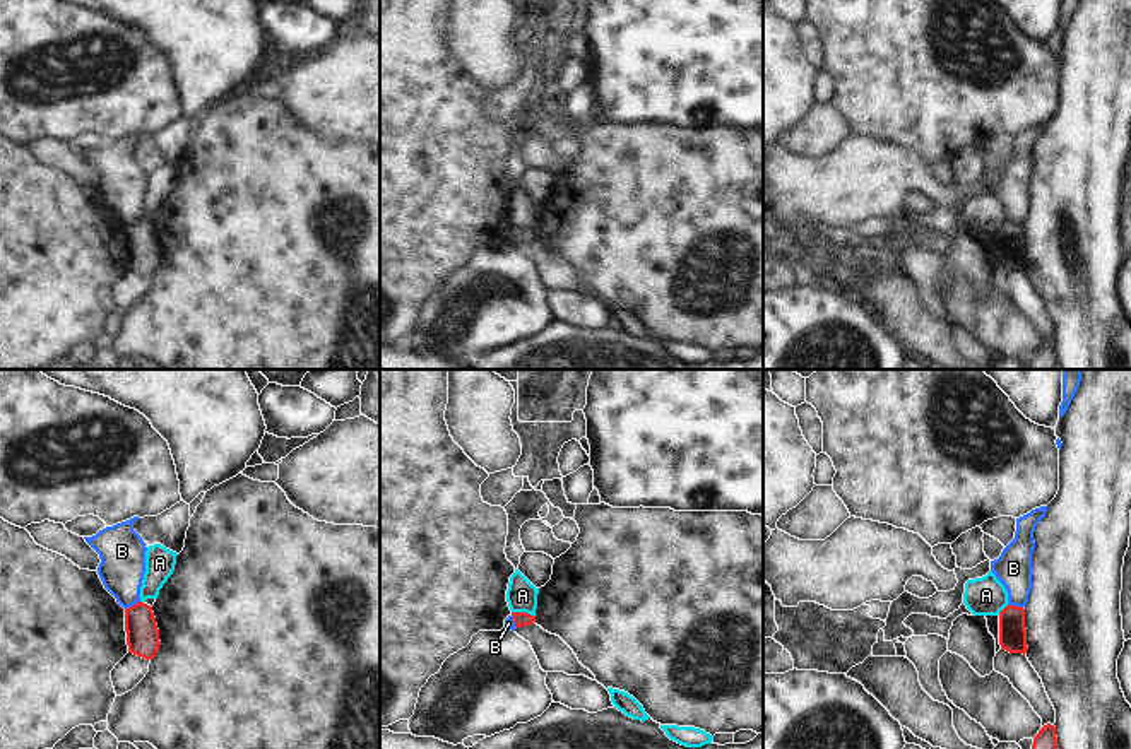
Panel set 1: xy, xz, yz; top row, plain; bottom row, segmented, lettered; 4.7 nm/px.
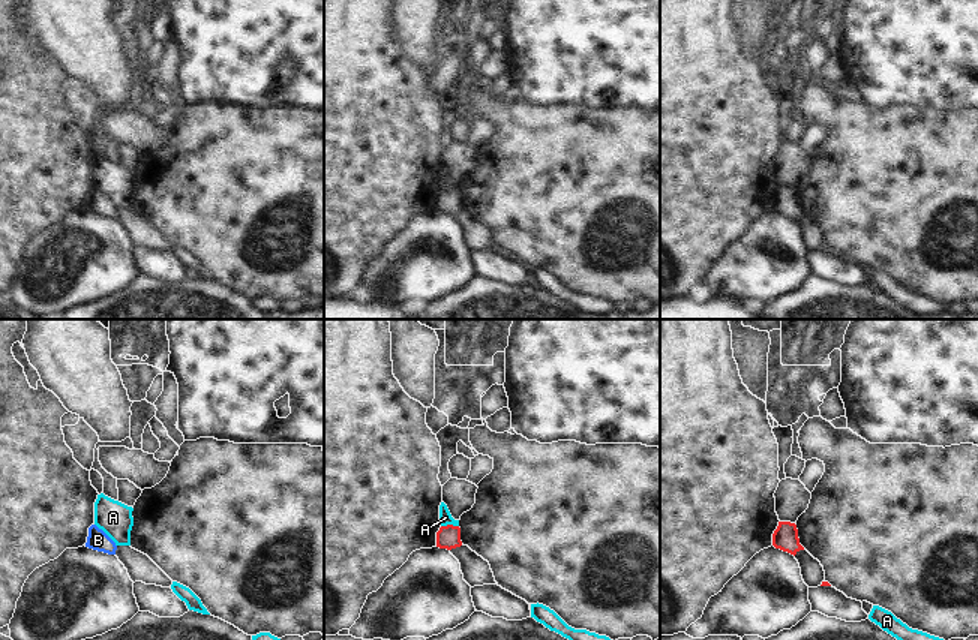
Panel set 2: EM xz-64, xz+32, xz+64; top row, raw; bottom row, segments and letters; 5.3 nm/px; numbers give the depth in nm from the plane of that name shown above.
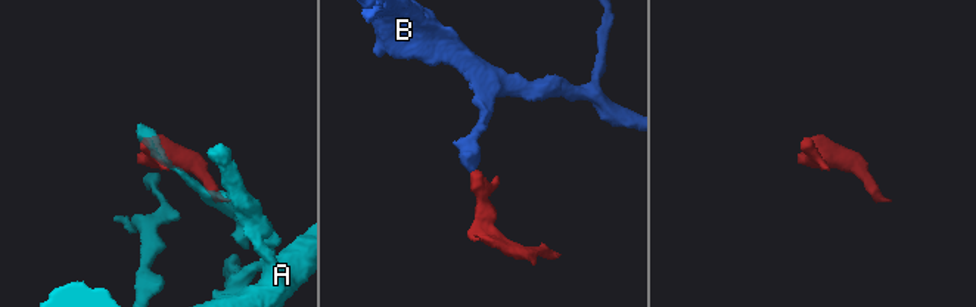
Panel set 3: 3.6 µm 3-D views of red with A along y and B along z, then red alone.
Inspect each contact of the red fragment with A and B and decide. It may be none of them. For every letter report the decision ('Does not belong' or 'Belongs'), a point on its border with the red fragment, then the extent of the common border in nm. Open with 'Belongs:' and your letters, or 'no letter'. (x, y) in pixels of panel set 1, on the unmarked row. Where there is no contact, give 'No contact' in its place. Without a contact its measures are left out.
Belongs: no letter
A: Does not belong. Touches red at xz (524, 230). Shared border 110 nm
B: Does not belong. Touches red at xy (132, 223). Shared border 80 nm.

